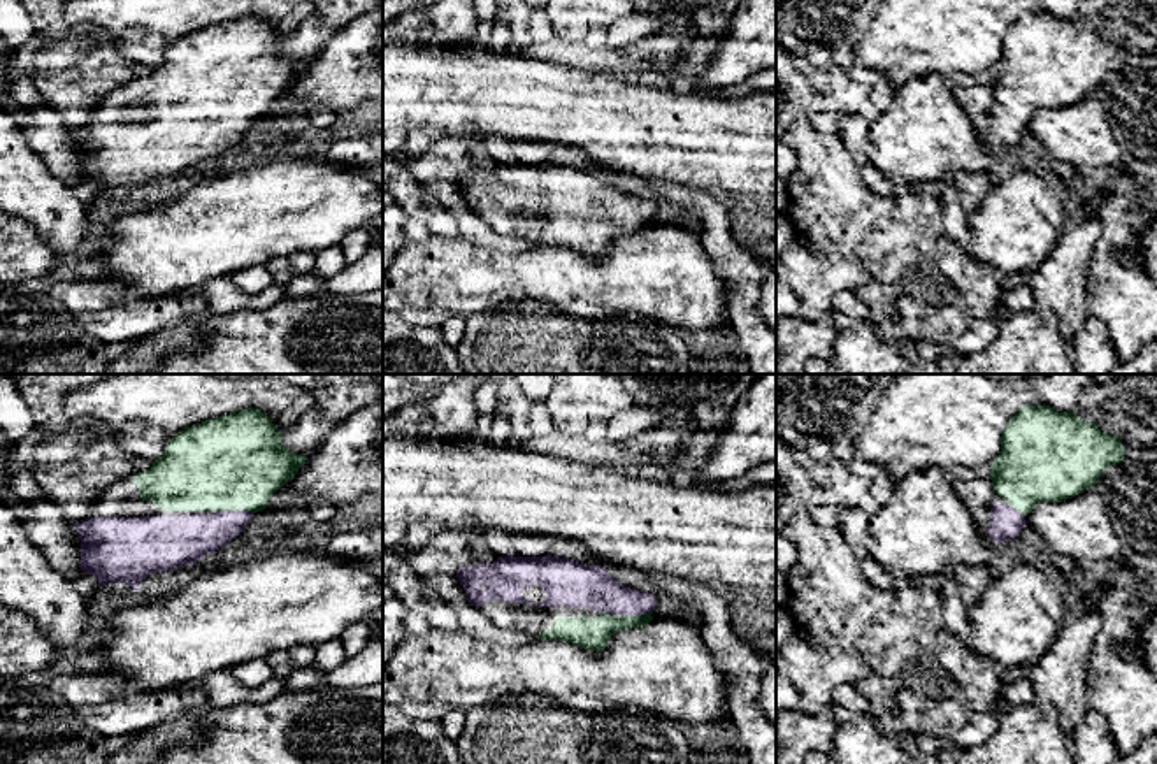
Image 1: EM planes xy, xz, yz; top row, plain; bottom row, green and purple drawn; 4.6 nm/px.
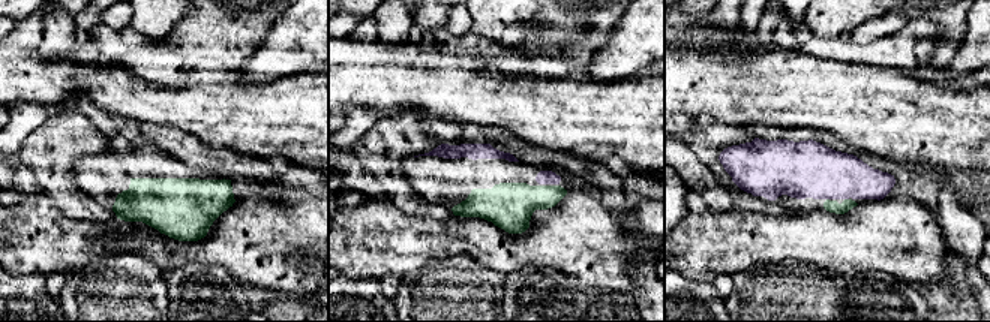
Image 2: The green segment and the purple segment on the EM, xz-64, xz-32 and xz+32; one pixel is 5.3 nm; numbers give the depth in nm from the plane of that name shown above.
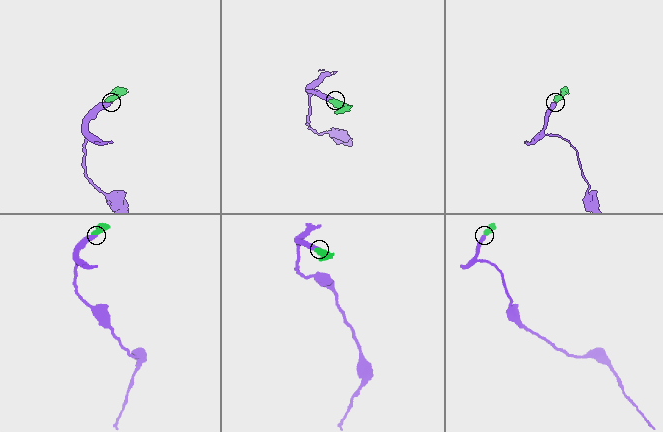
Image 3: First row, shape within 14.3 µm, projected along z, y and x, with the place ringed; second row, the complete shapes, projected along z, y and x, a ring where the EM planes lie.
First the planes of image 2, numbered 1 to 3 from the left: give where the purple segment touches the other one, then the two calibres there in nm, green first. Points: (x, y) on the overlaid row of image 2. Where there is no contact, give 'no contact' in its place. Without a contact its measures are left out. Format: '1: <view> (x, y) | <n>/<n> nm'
1: no contact
2: no contact
3: xz+32 (846, 199) | 60/300 nm

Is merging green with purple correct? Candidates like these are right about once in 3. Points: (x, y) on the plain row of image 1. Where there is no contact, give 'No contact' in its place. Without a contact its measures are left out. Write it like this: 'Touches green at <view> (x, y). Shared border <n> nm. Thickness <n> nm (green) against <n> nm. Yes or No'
Touches green at xz (632, 223). Shared border 170 nm. Thickness 150 nm (green) against 200 nm. Yes

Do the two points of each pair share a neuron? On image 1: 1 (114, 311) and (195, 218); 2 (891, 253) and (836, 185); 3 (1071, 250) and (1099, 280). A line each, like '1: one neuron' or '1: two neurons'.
1: two neurons
2: one neuron
3: two neurons

